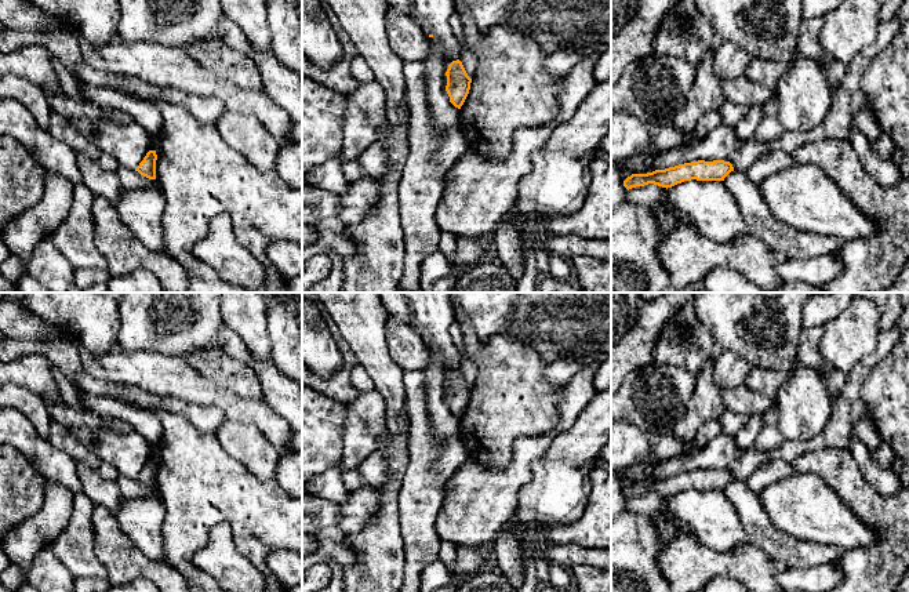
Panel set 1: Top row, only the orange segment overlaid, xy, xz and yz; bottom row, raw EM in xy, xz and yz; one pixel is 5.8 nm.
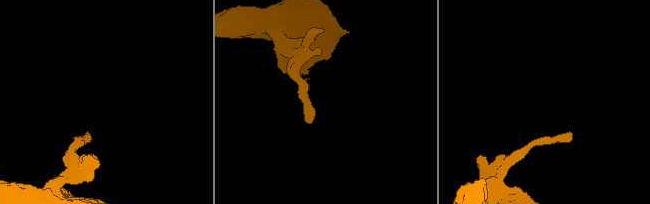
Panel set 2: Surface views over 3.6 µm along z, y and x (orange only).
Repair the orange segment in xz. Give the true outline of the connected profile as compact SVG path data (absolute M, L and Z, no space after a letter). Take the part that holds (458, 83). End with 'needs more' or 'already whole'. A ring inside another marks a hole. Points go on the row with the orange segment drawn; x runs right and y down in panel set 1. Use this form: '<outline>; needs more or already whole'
M459 59L452 61L448 65L446 76L447 76L446 91L450 97L450 102L455 108L461 109L469 94L472 79L468 76Z; already whole

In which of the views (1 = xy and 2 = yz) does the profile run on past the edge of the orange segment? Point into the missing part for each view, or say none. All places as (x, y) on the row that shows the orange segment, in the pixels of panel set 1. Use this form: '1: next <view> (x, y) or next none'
1: next none
2: next none

